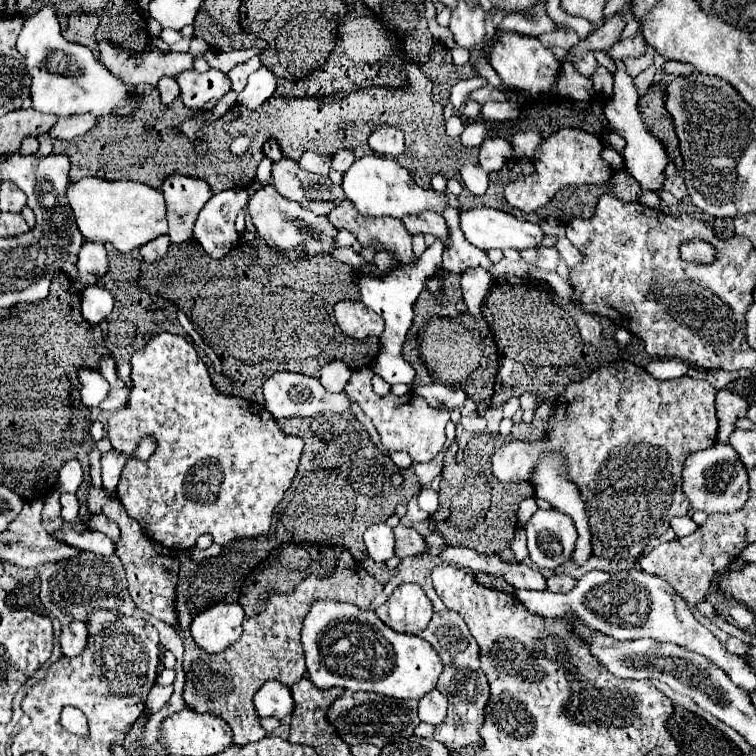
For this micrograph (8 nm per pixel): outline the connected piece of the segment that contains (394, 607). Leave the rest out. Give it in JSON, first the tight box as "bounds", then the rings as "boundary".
{"bounds":[376,583,432,633],"boundary":[[[402,583],[376,615],[398,633],[418,633],[432,619],[432,603],[418,583]]]}

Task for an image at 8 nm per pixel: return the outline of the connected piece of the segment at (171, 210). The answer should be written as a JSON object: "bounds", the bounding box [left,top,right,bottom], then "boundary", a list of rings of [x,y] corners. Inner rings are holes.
{"bounds":[162,173,212,243],"boundary":[[[174,173],[164,179],[162,193],[166,199],[170,241],[182,243],[192,237],[194,221],[204,203],[212,197],[210,187],[200,179]]]}

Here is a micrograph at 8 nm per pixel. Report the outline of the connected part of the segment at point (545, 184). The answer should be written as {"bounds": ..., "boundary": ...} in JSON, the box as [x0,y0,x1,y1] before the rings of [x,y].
{"bounds":[504,127,612,211],"boundary":[[[572,127],[556,131],[538,147],[534,155],[536,173],[526,179],[514,181],[504,189],[508,203],[524,211],[524,207],[540,207],[540,199],[554,197],[554,193],[562,185],[584,185],[590,183],[590,179],[608,179],[612,169],[604,161],[600,161],[598,157],[600,147],[602,147],[600,139],[588,131],[572,129]]]}

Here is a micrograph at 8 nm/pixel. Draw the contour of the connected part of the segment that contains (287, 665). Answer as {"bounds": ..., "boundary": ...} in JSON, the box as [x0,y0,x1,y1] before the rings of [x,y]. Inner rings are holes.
{"bounds":[178,551,382,745],"boundary":[[[348,551],[338,557],[338,569],[330,577],[310,575],[300,583],[292,593],[272,593],[266,601],[262,613],[244,621],[244,633],[236,645],[222,653],[206,653],[198,649],[188,631],[178,633],[186,641],[184,653],[184,669],[186,669],[186,687],[184,701],[190,709],[200,713],[214,713],[228,721],[234,731],[236,745],[248,745],[264,739],[268,733],[258,723],[258,715],[254,713],[252,697],[256,689],[270,679],[278,679],[284,685],[294,685],[306,671],[304,649],[300,641],[302,621],[318,599],[336,599],[346,601],[356,607],[368,609],[372,599],[382,591],[382,585],[368,575],[368,571],[352,559]]]}

